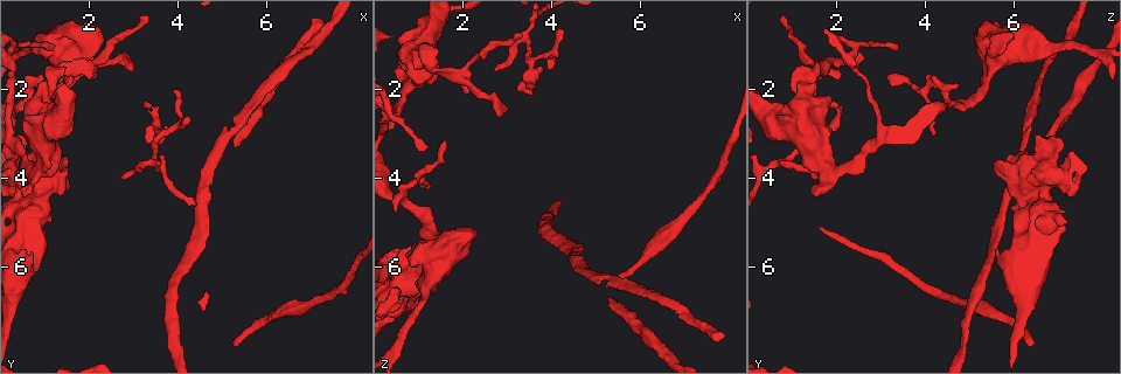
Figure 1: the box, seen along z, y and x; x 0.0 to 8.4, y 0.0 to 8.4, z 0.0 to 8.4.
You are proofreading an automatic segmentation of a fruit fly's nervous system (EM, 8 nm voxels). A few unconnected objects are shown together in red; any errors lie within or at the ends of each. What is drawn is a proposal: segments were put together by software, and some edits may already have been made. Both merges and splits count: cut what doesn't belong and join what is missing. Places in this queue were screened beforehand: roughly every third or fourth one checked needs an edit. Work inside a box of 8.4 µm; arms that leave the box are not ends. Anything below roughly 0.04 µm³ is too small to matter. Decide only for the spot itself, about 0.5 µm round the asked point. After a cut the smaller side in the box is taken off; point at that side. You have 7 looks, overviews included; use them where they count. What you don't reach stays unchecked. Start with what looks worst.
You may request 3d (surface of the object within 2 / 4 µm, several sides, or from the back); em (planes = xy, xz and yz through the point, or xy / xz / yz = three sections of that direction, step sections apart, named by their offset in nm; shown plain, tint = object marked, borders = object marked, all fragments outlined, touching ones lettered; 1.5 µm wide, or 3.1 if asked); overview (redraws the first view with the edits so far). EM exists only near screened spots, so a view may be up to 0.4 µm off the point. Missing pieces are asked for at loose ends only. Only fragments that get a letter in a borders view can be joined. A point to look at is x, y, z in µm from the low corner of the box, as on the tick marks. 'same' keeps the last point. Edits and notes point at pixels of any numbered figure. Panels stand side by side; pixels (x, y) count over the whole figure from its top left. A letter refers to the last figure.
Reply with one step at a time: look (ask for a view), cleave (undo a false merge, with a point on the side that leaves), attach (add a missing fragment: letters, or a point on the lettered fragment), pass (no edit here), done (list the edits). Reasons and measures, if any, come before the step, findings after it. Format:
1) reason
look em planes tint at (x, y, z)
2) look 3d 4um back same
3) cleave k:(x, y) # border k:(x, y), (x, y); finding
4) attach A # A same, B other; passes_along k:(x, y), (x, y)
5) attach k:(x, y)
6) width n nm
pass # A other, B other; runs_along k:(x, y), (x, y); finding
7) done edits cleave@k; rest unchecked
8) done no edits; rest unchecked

branch stops here
look 3d 2um at (5.35, 3.30, 6.75)

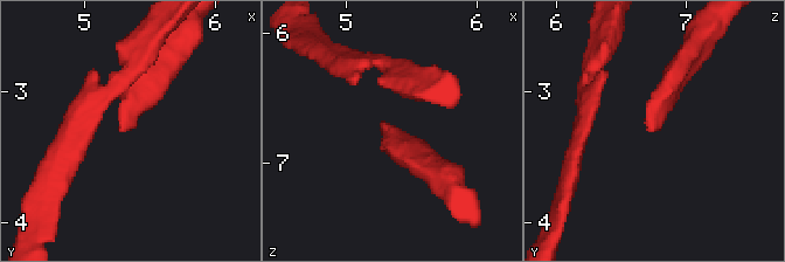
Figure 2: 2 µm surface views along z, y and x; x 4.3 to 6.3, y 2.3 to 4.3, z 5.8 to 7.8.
look em xz step 8 borders at (5.36, 3.30, 6.74)

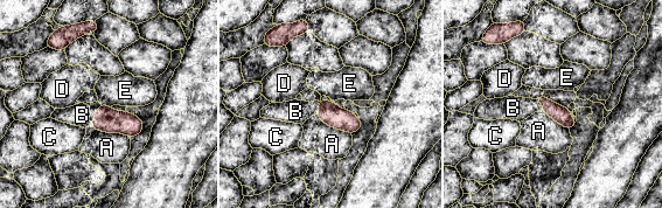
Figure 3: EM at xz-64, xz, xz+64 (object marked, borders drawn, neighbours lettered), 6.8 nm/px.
attach B # A other, B same, C other, D other, E other; the neuron continues

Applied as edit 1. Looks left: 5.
branch stops here
look 3d 2um at (5.20, 7.70, 6.50)

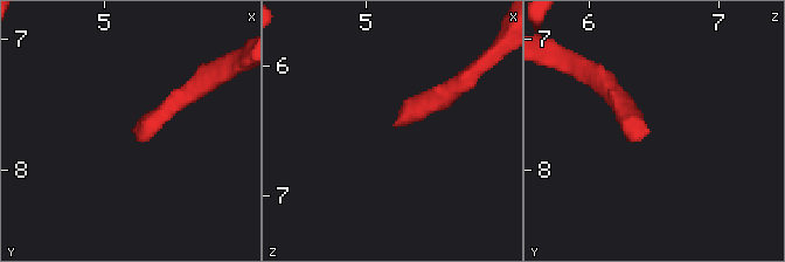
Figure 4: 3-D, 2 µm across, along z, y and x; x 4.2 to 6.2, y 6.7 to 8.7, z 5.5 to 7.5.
now the EM
look em planes borders at (5.22, 7.68, 6.44)

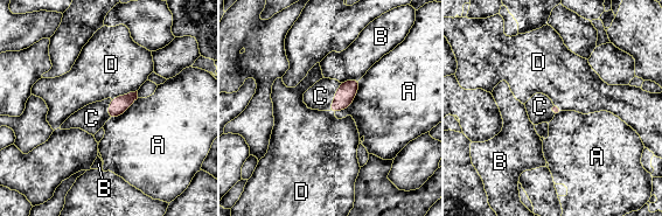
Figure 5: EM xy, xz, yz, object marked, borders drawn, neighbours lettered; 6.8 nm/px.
attach C # A other, B other, C same, D other; the neuron continues

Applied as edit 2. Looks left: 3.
thin end
look 3d 2um at (2.75, 4.00, 1.50)

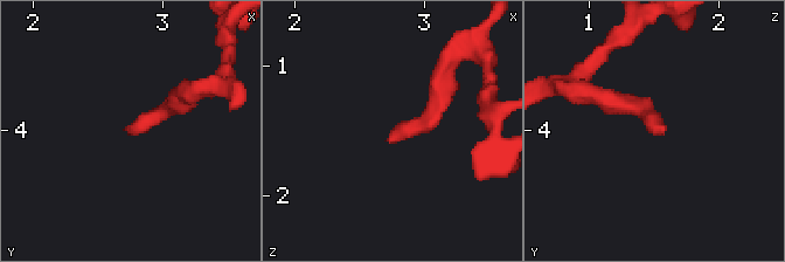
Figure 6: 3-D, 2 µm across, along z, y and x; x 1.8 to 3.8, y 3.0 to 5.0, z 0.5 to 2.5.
look em planes borders at (2.70, 4.00, 1.56)

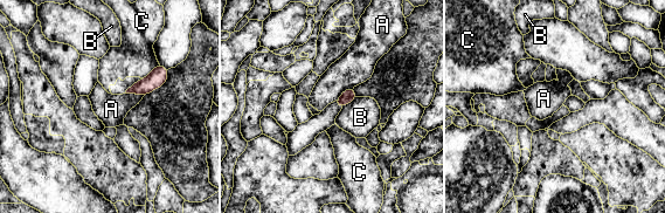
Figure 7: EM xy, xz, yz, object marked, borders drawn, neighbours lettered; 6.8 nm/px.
longest_contact C 160 nm
pass # A other, B other, C other; border 7:(125, 93), (144, 95); none of them fits

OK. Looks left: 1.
done edits attach@3, attach@5; rest unchecked

